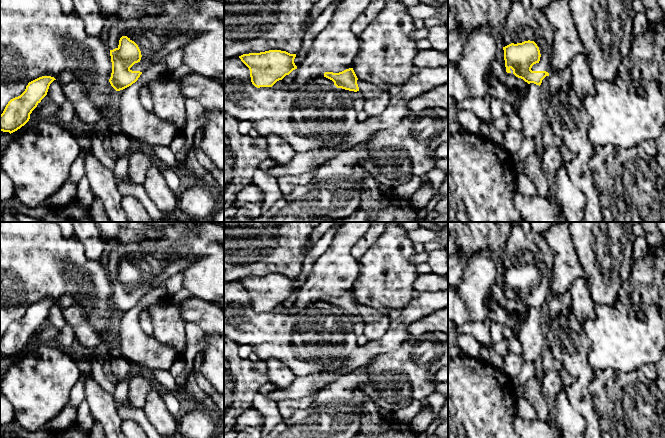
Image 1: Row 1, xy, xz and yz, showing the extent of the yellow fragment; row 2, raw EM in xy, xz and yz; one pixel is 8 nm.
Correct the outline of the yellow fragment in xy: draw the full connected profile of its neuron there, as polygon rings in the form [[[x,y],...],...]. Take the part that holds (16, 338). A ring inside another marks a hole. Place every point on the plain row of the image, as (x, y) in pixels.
[[[42,300],[28,307],[25,315],[11,323],[0,339],[0,355],[10,358],[24,350],[30,338],[47,319],[50,308],[56,304],[51,300]]]

